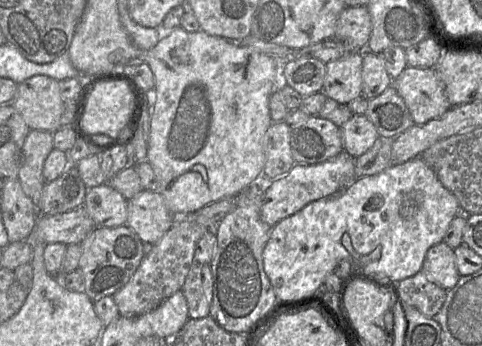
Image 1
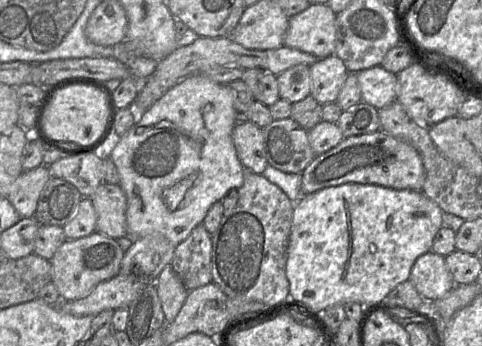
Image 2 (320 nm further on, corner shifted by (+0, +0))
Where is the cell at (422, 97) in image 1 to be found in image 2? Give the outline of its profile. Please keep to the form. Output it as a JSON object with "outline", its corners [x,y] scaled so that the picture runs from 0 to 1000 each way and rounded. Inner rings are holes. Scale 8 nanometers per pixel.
{"outline":[[[776,191],[739,211],[749,257],[749,292],[795,312],[822,289],[824,217]]]}

